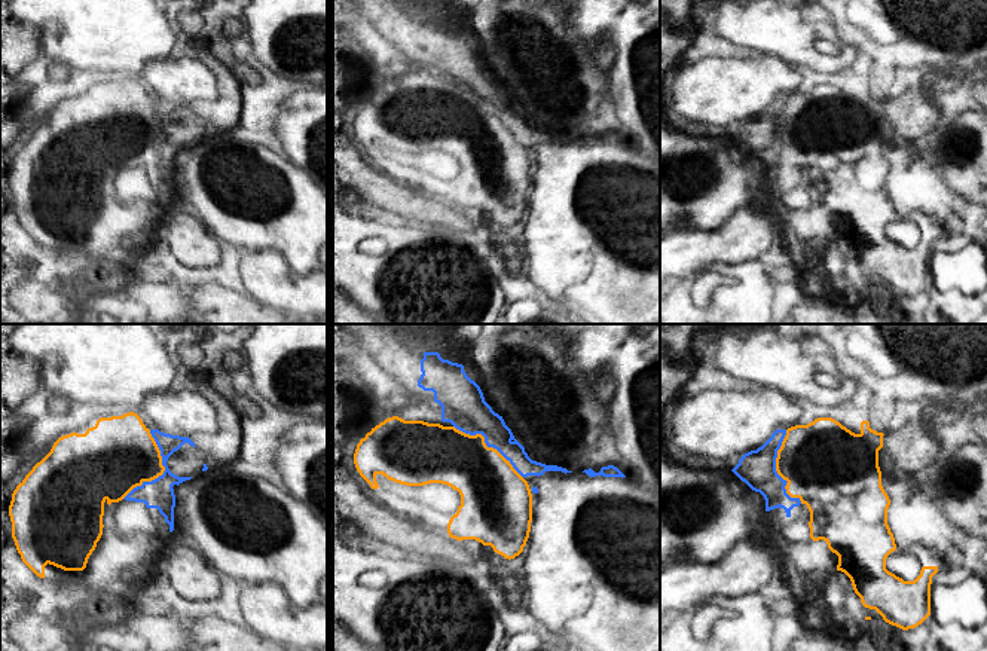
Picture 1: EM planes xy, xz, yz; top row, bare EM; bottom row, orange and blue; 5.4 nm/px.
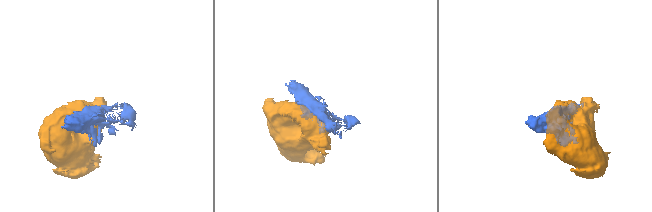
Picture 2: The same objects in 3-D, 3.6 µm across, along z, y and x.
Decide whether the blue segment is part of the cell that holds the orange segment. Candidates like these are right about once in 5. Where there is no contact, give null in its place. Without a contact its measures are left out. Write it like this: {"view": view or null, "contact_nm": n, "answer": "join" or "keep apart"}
{"view": "xy", "contact_nm": 400, "answer": "keep apart"}

